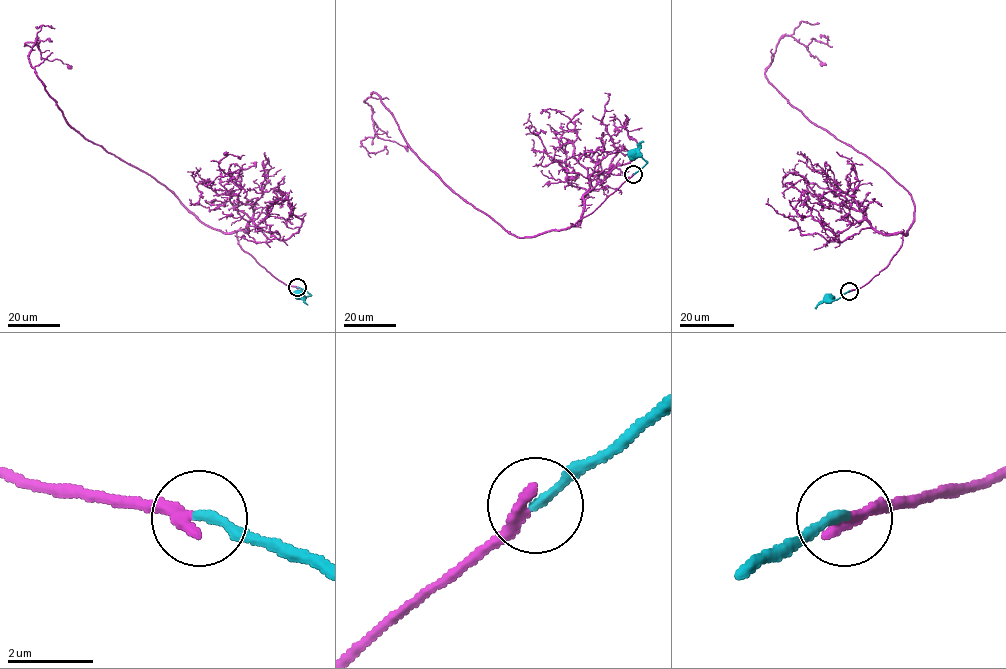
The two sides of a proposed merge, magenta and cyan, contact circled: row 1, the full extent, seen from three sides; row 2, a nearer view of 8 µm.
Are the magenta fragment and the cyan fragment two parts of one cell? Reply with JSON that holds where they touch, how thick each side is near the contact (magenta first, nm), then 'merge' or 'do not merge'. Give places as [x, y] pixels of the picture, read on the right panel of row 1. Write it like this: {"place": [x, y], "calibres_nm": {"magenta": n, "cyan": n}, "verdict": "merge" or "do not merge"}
{"place": [849, 291], "calibres_nm": {"magenta": 340, "cyan": 240}, "verdict": "merge"}

